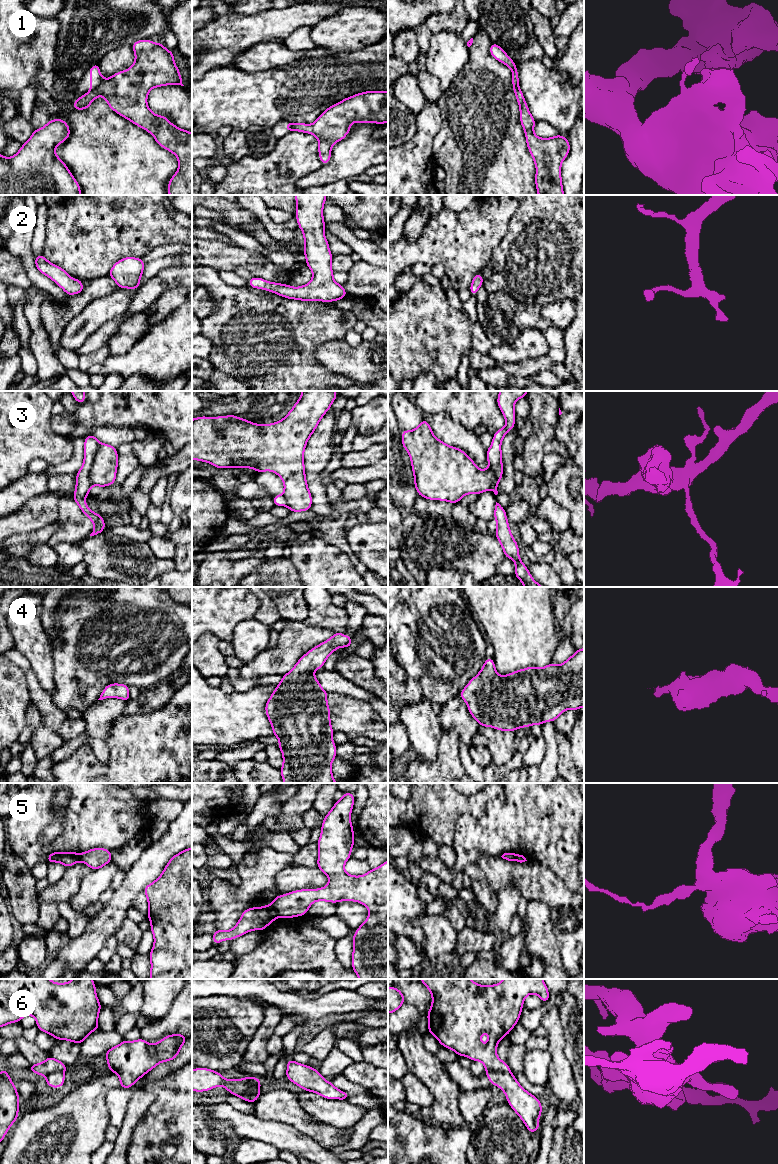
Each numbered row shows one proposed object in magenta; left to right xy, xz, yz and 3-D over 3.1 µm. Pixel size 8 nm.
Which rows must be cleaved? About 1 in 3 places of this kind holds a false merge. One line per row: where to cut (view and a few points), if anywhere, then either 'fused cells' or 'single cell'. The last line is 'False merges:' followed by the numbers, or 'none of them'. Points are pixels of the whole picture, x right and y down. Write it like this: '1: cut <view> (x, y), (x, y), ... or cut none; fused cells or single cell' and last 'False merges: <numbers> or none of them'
1: cut xy (103, 79), (90, 91); fused cells
2: cut none; single cell
3: cut xy (101, 443), (94, 456), (89, 473), (91, 484); fused cells
4: cut none; single cell
5: cut xz (270, 905), (279, 915); fused cells
6: cut xz (250, 1077), (250, 1089), (255, 1092); fused cells
False merges: 1, 3, 5, 6

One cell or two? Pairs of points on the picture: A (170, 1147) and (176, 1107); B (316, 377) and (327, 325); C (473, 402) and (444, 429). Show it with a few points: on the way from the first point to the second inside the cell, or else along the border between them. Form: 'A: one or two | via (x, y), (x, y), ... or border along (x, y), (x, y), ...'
A: two | border along (175, 1138), (170, 1138), (163, 1144), (164, 1153)
B: one | via (308, 364), (308, 344), (314, 338)
C: two | border along (430, 414), (446, 413), (472, 432)

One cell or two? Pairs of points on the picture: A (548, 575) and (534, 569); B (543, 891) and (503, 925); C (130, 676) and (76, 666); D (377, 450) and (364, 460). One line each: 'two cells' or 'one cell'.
A: one cell
B: two cells
C: one cell
D: one cell

